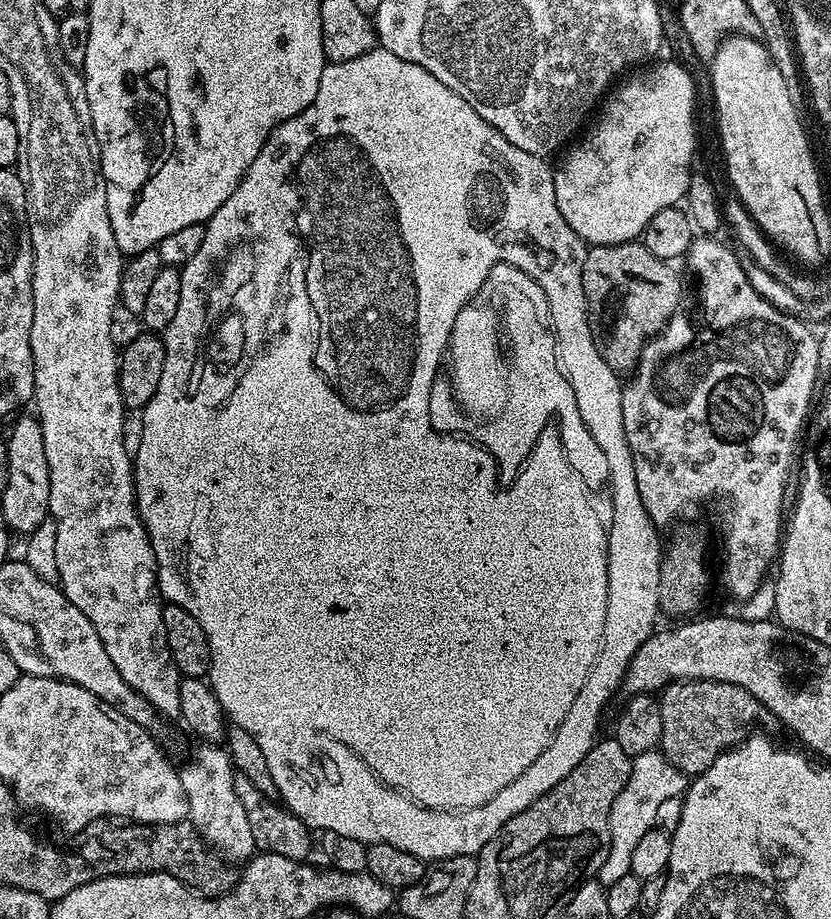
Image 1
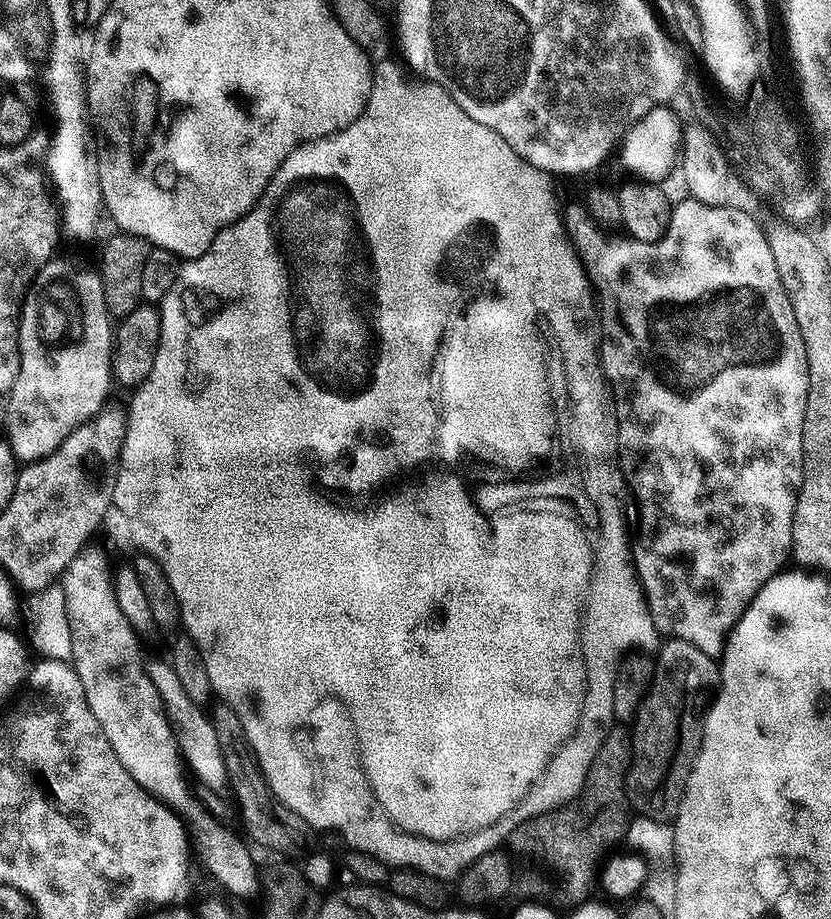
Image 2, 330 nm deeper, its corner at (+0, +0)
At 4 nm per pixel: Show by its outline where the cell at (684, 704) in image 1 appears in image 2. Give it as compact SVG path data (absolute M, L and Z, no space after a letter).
M668 638L661 643L654 656L652 670L652 685L644 695L644 701L638 706L634 719L630 724L632 742L632 763L629 766L627 786L654 786L668 762L674 742L674 714L680 706L682 692L686 688L696 686L717 687L720 679L720 669L713 657L702 654L698 646L690 646L690 642L682 642L675 638Z

